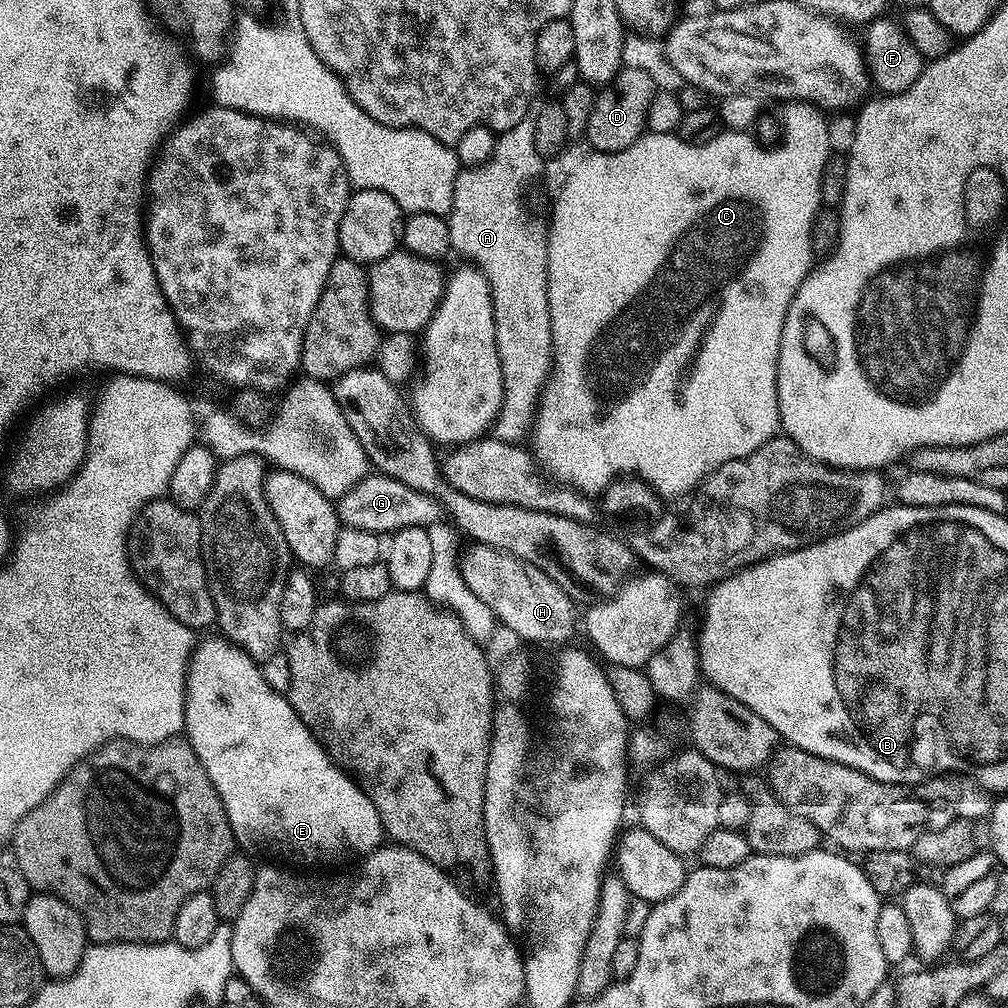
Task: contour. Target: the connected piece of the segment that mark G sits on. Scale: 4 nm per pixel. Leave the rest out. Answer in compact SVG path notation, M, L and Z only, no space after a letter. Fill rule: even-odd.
M383 474L366 475L338 500L338 511L341 525L377 534L391 534L410 526L429 529L442 520L441 504L434 497Z

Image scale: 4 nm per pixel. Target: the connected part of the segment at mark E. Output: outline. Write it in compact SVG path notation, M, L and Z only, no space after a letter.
M213 634L209 640L204 640L195 645L192 656L188 659L188 677L186 678L186 690L184 691L184 732L188 745L198 754L210 782L214 782L214 790L218 790L218 798L226 810L226 818L232 827L232 834L237 845L253 844L264 852L273 852L276 856L285 856L288 860L301 860L304 864L320 864L323 860L348 860L351 856L363 858L385 843L386 833L382 822L378 818L378 810L374 810L374 802L366 798L356 781L348 773L342 771L329 757L315 734L307 728L298 718L298 714L292 708L285 693L270 688L261 672L261 665L246 654L236 644Z

